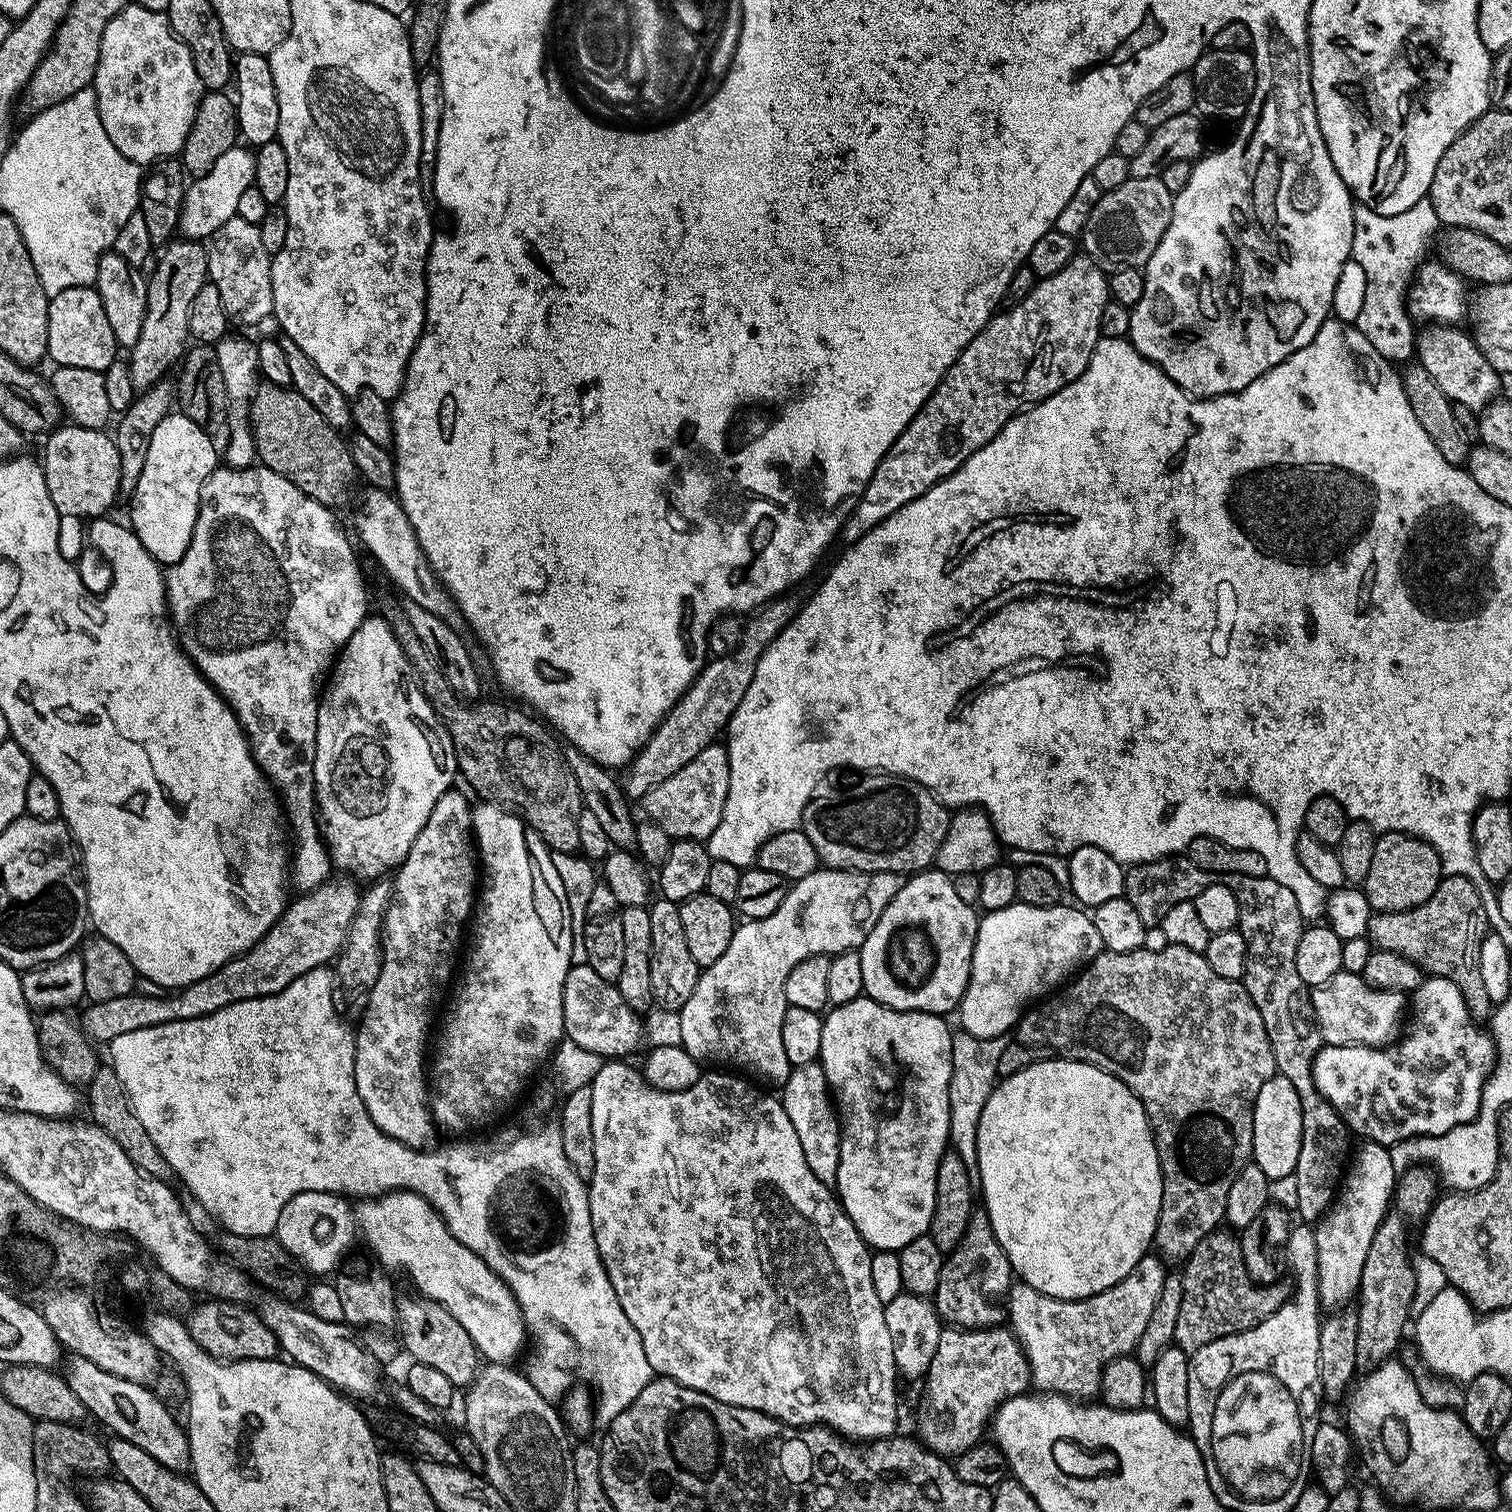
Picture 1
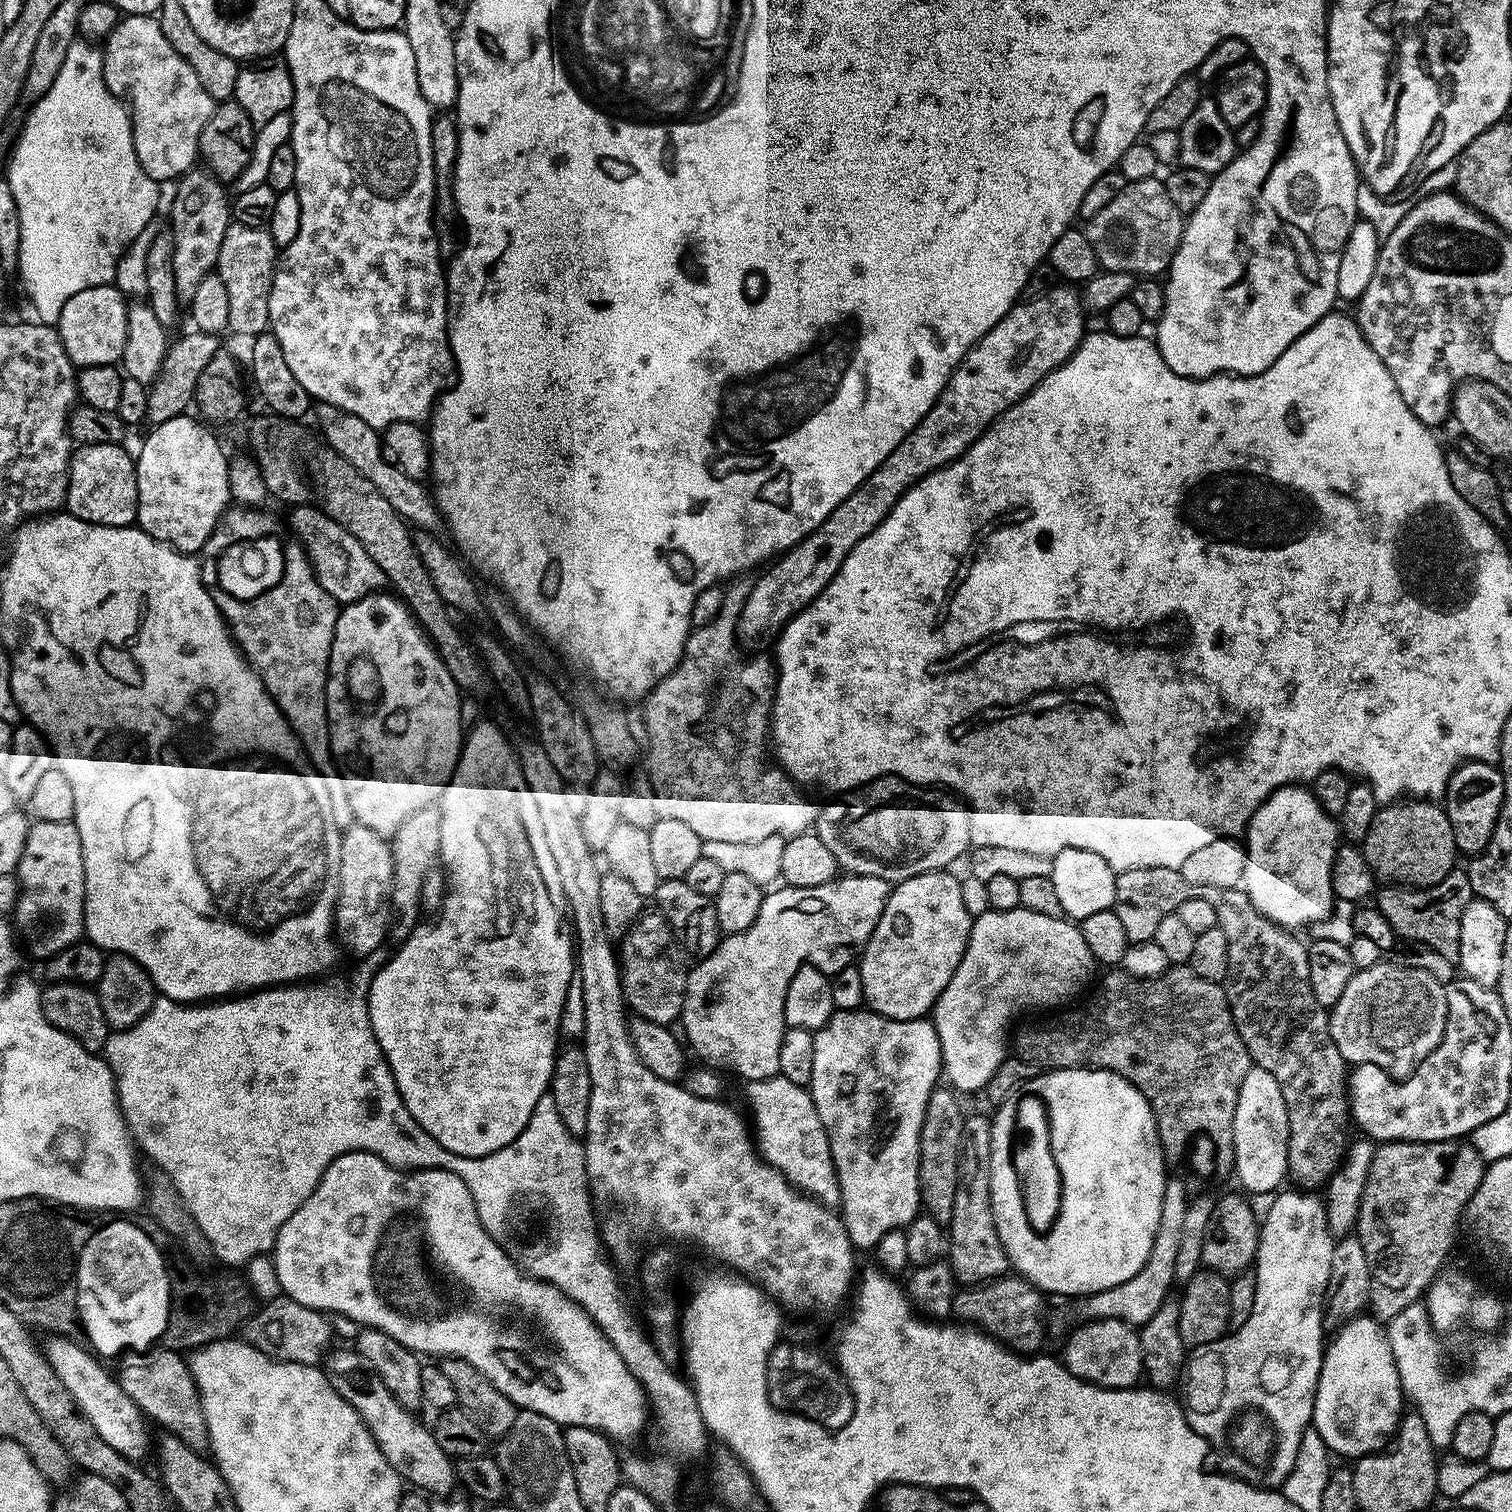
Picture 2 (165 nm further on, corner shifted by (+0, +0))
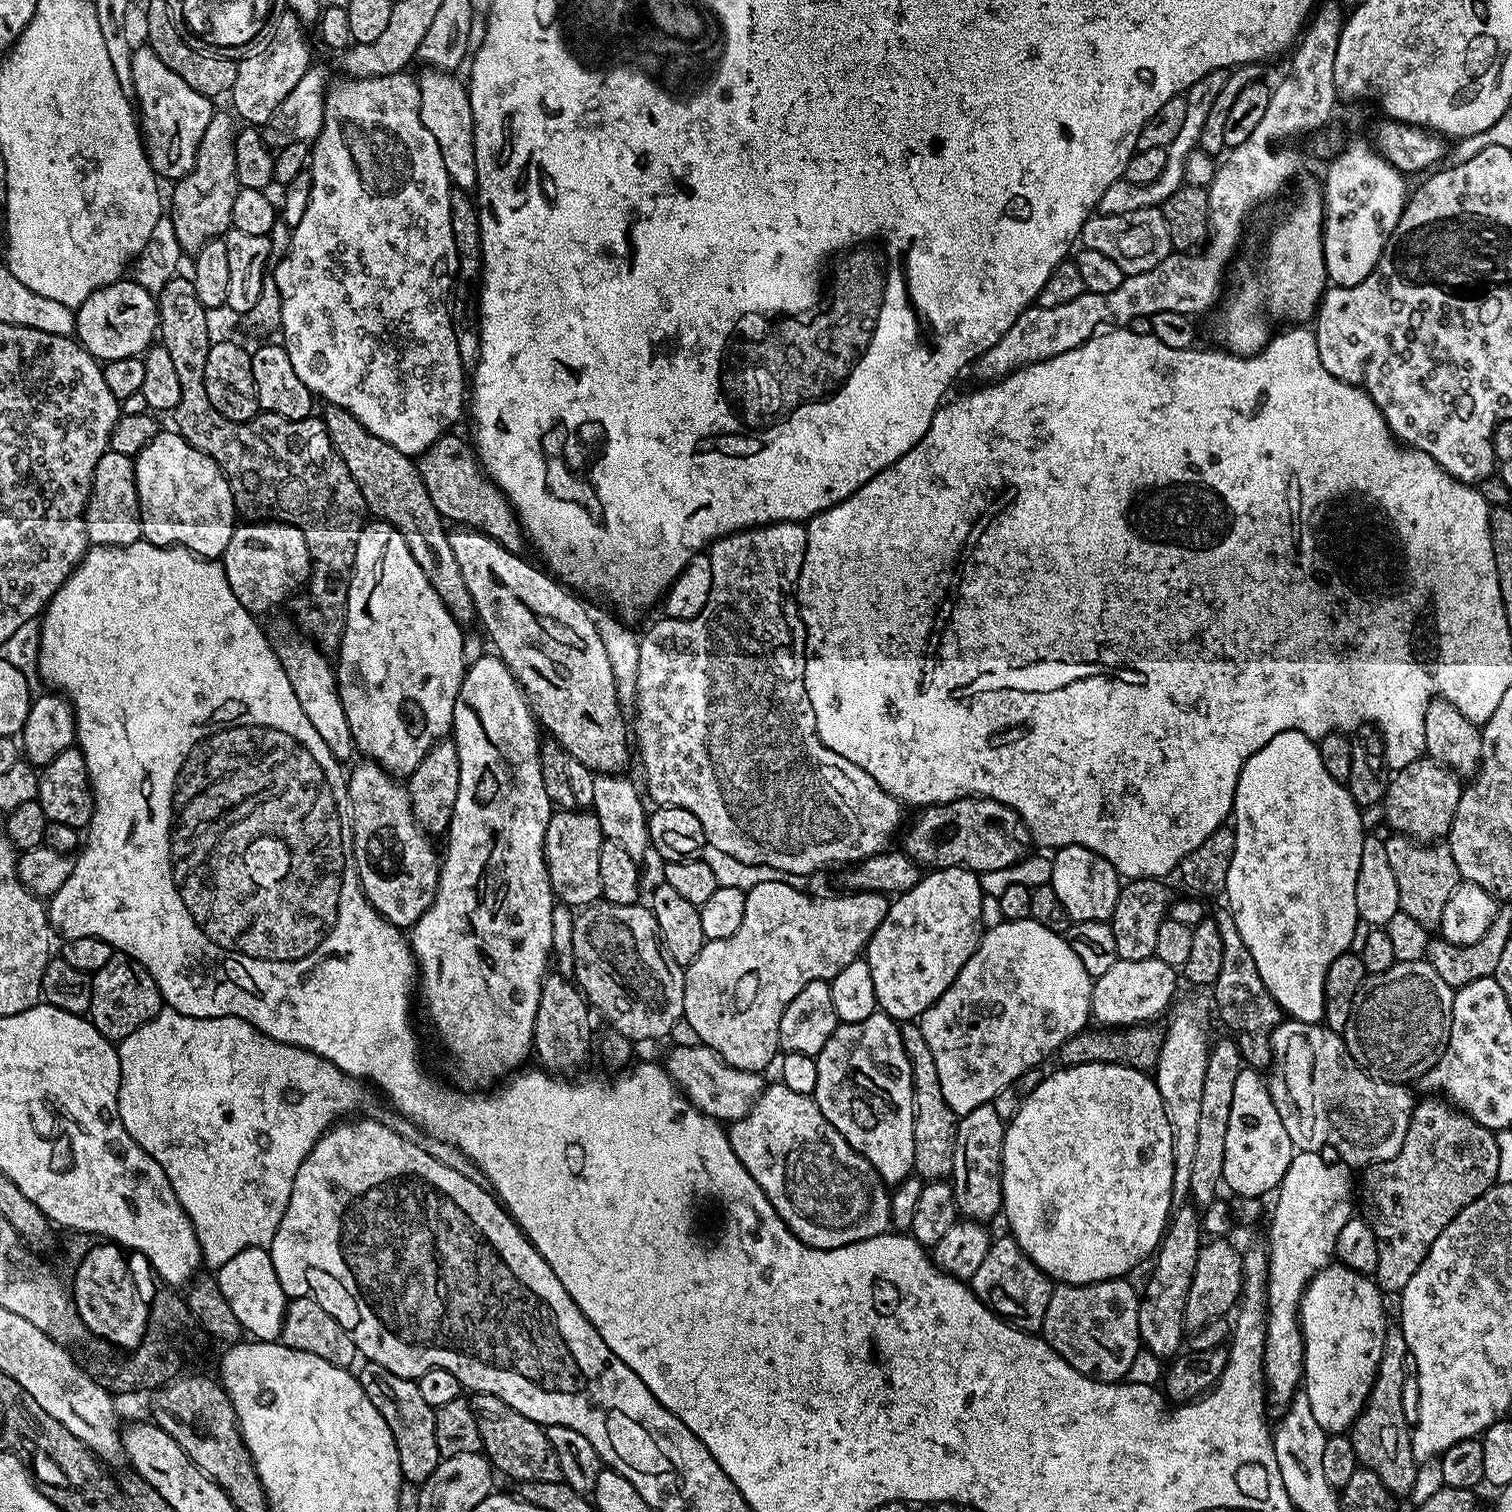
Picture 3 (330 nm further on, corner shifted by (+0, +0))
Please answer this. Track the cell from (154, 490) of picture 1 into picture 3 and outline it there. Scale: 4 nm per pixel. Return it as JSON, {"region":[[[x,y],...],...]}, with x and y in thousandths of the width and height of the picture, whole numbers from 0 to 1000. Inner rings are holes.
{"region":[[[107,284],[89,303],[93,333],[93,353],[108,362],[124,362],[129,368],[147,368],[157,339],[147,311],[116,284]]]}

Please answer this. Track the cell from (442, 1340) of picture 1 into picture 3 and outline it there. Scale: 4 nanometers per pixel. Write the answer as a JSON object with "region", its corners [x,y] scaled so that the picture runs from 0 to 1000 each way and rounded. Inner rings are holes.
{"region":[[[316,921],[312,924],[313,938],[316,938],[316,946],[319,948],[320,962],[325,967],[329,974],[334,974],[339,980],[369,980],[370,970],[369,962],[364,956],[362,946],[354,942],[348,935],[343,935],[340,930],[335,930],[332,925],[323,921]]]}

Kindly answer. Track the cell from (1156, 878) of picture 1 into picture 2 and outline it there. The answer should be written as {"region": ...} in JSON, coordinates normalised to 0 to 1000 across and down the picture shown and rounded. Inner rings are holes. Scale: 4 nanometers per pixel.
{"region":[[[761,573],[760,574],[753,574],[753,575],[745,575],[740,577],[738,581],[738,588],[737,589],[737,597],[735,603],[739,604],[739,608],[742,609],[742,612],[745,614],[745,620],[747,625],[758,624],[763,620],[763,615],[766,615],[766,612],[769,610],[769,607],[771,607],[774,603],[778,603],[779,599],[782,599],[782,597],[784,597],[784,594],[798,594],[798,597],[800,597],[800,599],[803,599],[803,602],[807,608],[806,614],[812,619],[813,623],[813,639],[812,640],[812,647],[811,649],[811,655],[812,657],[812,665],[815,669],[815,673],[817,677],[819,684],[821,687],[821,689],[825,695],[825,699],[828,700],[830,706],[837,708],[840,710],[843,710],[843,713],[845,716],[845,718],[848,718],[848,726],[851,726],[851,734],[852,735],[852,778],[855,780],[855,784],[859,784],[862,787],[868,787],[870,783],[875,784],[880,780],[881,777],[884,776],[884,773],[886,772],[890,767],[889,758],[890,761],[890,754],[889,757],[889,739],[892,738],[892,730],[890,728],[890,702],[888,700],[888,697],[885,694],[885,692],[881,688],[880,684],[880,679],[878,678],[879,670],[877,669],[876,665],[872,663],[872,660],[869,660],[869,655],[866,652],[866,639],[865,638],[865,628],[863,622],[860,622],[859,618],[855,618],[853,614],[847,614],[843,609],[839,608],[832,603],[827,597],[827,594],[823,591],[822,587],[819,587],[806,587],[806,586],[790,586],[787,583],[784,583],[784,581],[782,581],[782,578],[779,574],[767,574],[766,573]]]}

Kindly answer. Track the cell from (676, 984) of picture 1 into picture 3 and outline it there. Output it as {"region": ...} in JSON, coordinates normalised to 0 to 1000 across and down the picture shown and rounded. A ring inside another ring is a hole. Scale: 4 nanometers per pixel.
{"region":[[[425,597],[390,598],[378,611],[378,638],[381,640],[380,650],[392,667],[402,672],[404,679],[415,688],[437,688],[452,671],[452,641],[446,636],[437,624],[435,610],[431,600]]]}

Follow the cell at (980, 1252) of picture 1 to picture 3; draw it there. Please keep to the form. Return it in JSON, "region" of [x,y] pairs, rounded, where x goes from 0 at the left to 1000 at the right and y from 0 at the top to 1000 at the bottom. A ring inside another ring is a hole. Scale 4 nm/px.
{"region":[[[655,729],[642,734],[632,742],[631,771],[628,782],[631,787],[633,802],[640,808],[654,808],[662,804],[663,774],[664,773],[664,747],[665,741],[660,739]]]}

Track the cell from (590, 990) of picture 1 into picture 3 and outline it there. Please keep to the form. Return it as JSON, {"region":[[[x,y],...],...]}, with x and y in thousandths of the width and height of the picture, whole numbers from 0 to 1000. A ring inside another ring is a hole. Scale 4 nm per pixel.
{"region":[[[464,690],[450,690],[442,696],[438,706],[443,710],[445,717],[454,725],[462,735],[477,742],[490,741],[500,730],[507,719],[506,712],[501,709],[494,709],[483,705],[471,693]]]}

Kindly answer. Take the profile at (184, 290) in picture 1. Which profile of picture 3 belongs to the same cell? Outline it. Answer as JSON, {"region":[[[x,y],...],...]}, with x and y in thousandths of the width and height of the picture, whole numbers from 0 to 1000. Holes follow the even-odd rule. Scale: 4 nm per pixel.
{"region":[[[141,73],[139,83],[136,83],[136,89],[134,89],[134,94],[131,94],[128,110],[120,119],[116,120],[114,124],[116,125],[114,127],[112,142],[115,147],[115,155],[118,155],[119,165],[122,168],[130,167],[132,164],[136,163],[136,160],[147,157],[153,150],[155,131],[159,125],[156,119],[157,82],[149,74]]]}

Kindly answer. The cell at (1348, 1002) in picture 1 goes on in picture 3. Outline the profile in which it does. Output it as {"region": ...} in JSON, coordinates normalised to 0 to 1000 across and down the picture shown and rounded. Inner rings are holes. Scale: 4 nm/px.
{"region":[[[944,634],[935,636],[924,636],[916,643],[903,645],[893,668],[893,676],[888,681],[888,687],[899,706],[910,714],[918,714],[921,717],[938,715],[945,709],[956,694],[960,678],[960,659],[962,655],[954,649]]]}

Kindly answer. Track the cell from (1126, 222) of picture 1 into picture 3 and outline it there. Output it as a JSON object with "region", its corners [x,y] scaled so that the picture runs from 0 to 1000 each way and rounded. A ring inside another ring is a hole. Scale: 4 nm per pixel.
{"region":[[[767,138],[747,139],[747,142],[723,142],[716,149],[714,161],[718,164],[731,168],[731,171],[739,173],[739,176],[742,176],[743,181],[747,183],[763,179],[766,173],[776,167],[774,152],[771,152],[771,144]]]}

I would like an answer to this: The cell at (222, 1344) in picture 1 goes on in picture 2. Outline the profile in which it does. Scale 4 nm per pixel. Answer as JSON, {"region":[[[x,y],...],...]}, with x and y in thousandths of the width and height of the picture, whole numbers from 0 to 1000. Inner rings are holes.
{"region":[[[189,856],[182,857],[181,860],[173,862],[161,876],[160,884],[165,890],[180,899],[188,902],[211,903],[218,894],[220,878],[215,868],[200,864]]]}

